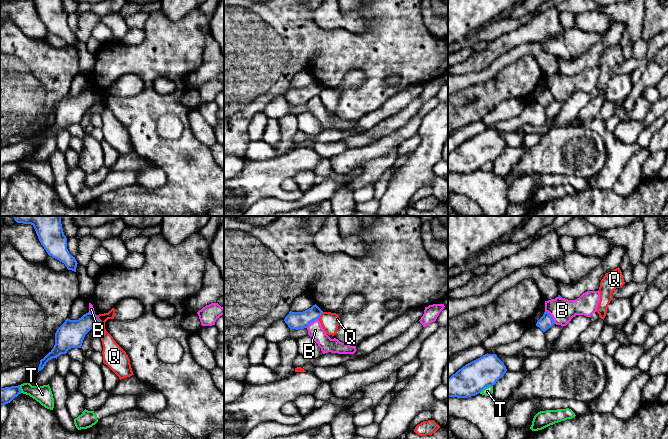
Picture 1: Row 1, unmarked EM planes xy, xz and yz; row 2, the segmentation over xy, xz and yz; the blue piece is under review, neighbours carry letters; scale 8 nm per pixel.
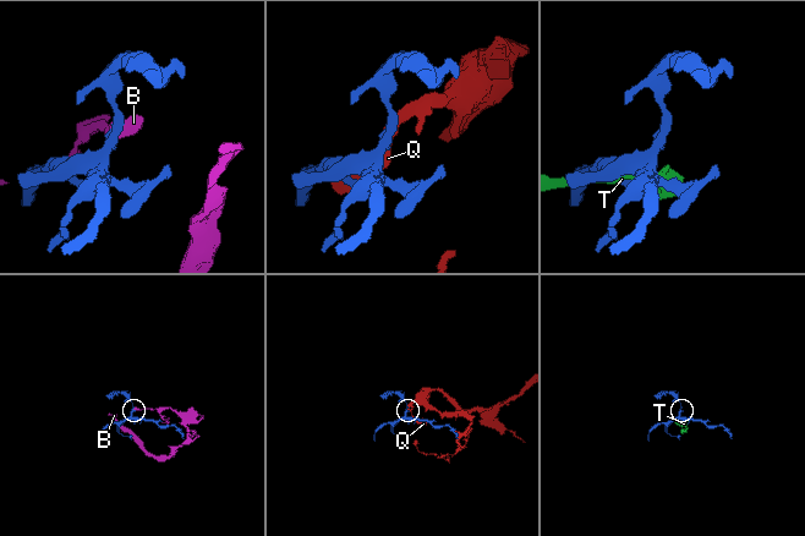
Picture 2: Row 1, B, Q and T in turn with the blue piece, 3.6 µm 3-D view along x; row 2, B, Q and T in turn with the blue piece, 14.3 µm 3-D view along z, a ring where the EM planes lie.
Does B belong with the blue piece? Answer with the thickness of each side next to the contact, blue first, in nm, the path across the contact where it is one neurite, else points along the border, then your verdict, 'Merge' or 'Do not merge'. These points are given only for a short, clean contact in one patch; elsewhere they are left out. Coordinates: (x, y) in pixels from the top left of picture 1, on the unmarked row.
Thickness 110 nm (blue) against 200 nm. Boundary: yz (545, 87), (555, 99). Do not merge

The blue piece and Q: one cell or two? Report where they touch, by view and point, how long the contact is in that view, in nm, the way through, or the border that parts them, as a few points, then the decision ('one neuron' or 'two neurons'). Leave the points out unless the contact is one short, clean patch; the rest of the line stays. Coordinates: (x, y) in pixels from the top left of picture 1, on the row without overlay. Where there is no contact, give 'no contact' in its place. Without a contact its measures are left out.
xy (98, 96) | 90 nm | along xy (96, 91), (100, 101) | two neurons

